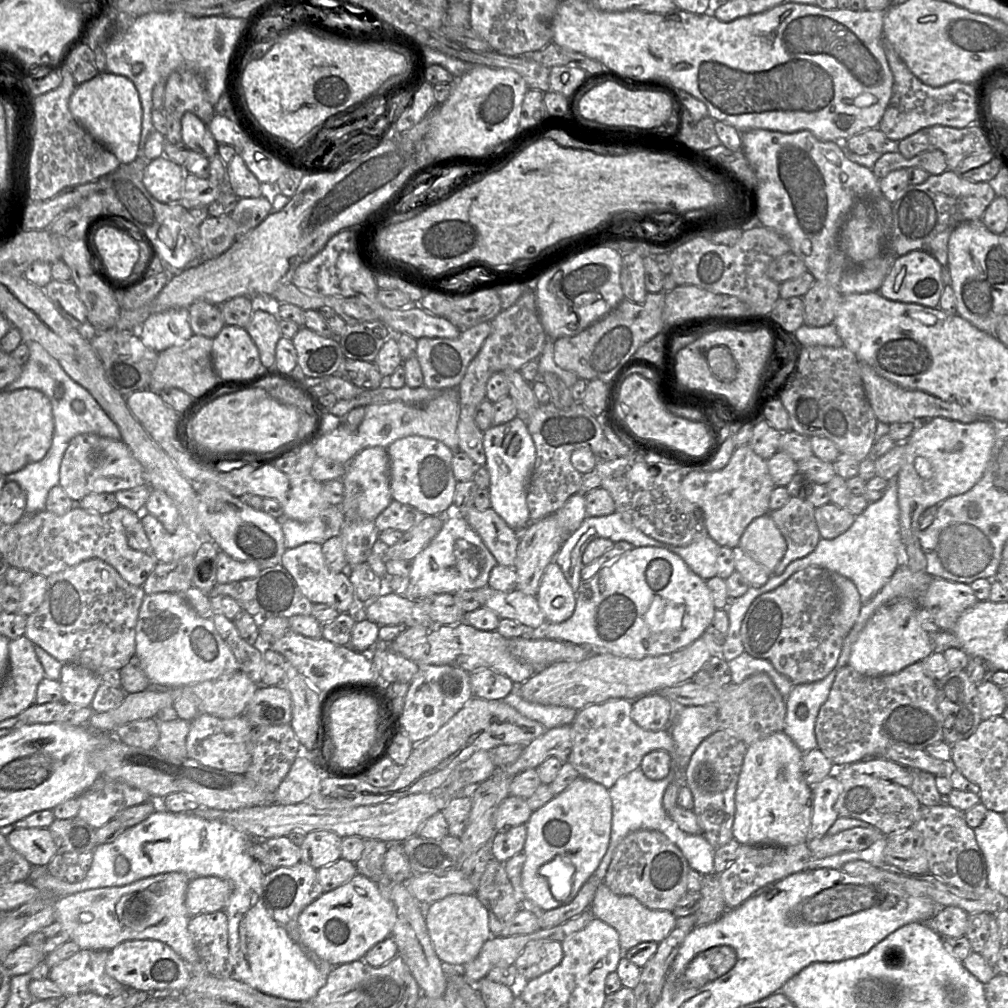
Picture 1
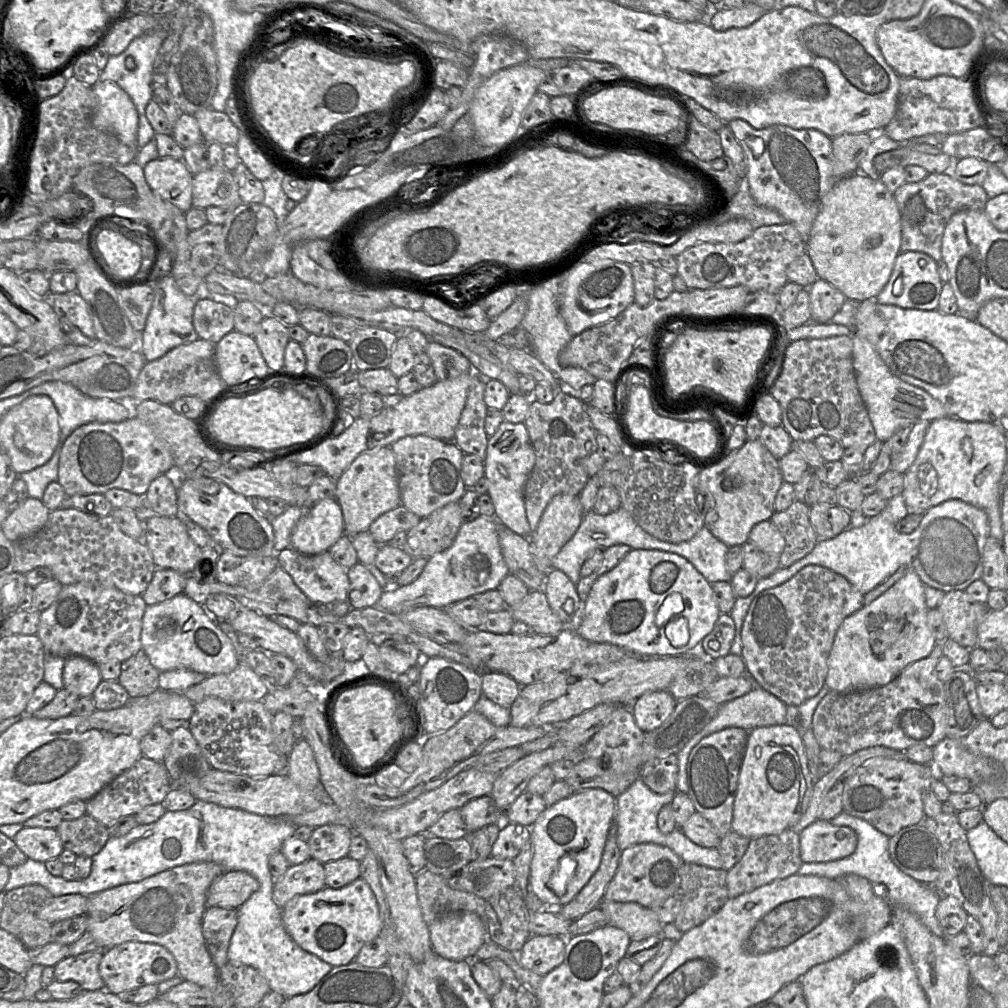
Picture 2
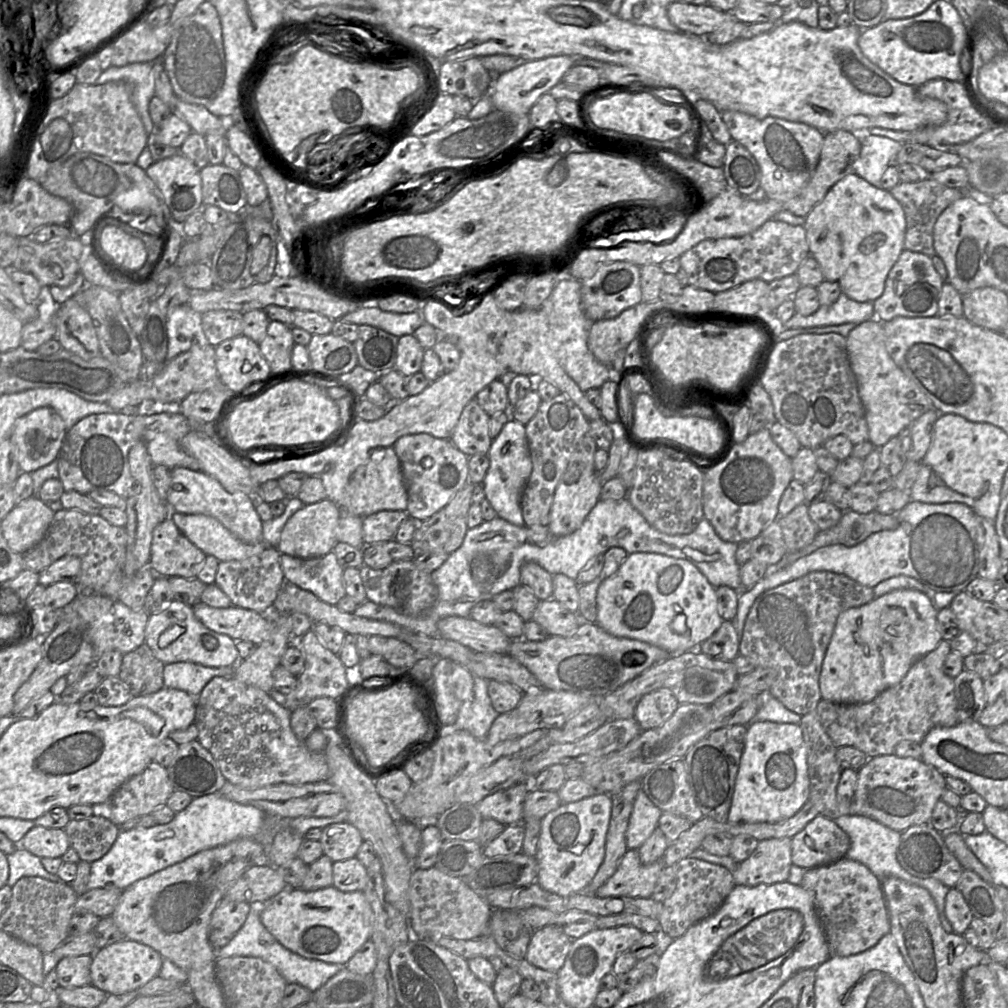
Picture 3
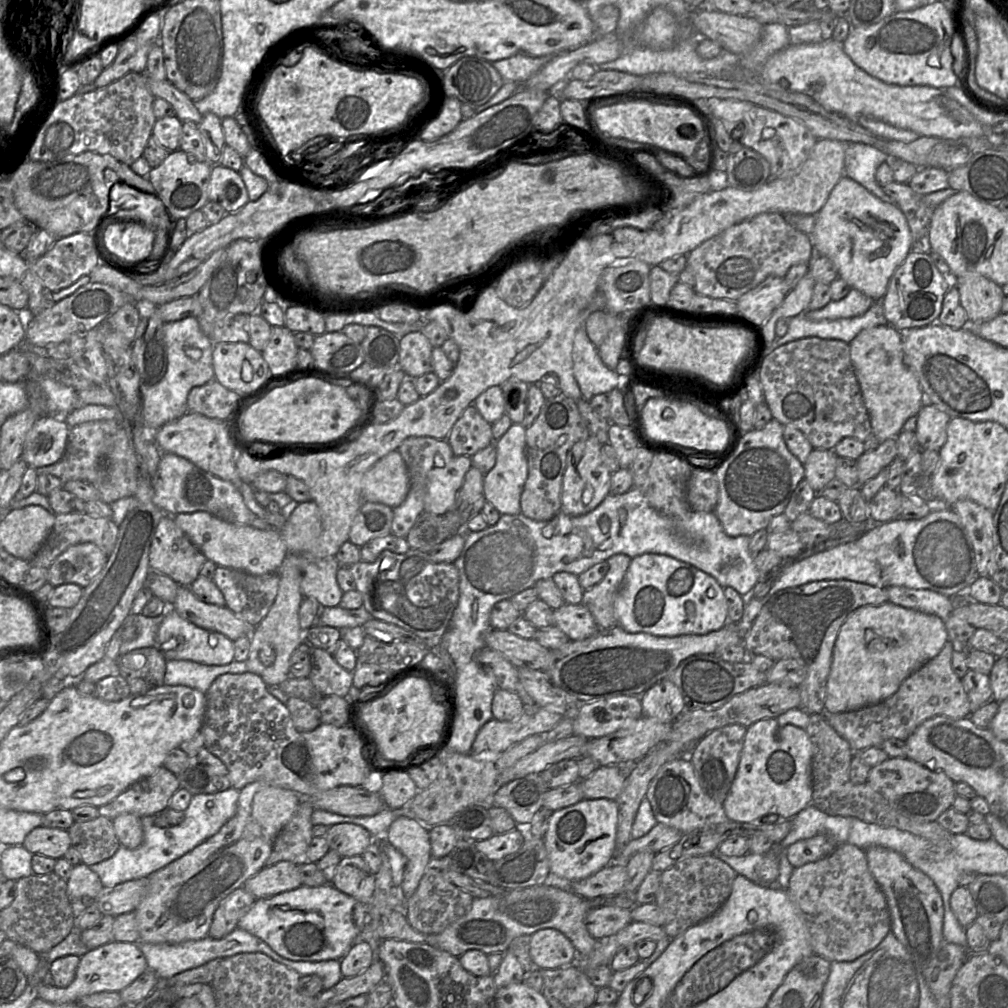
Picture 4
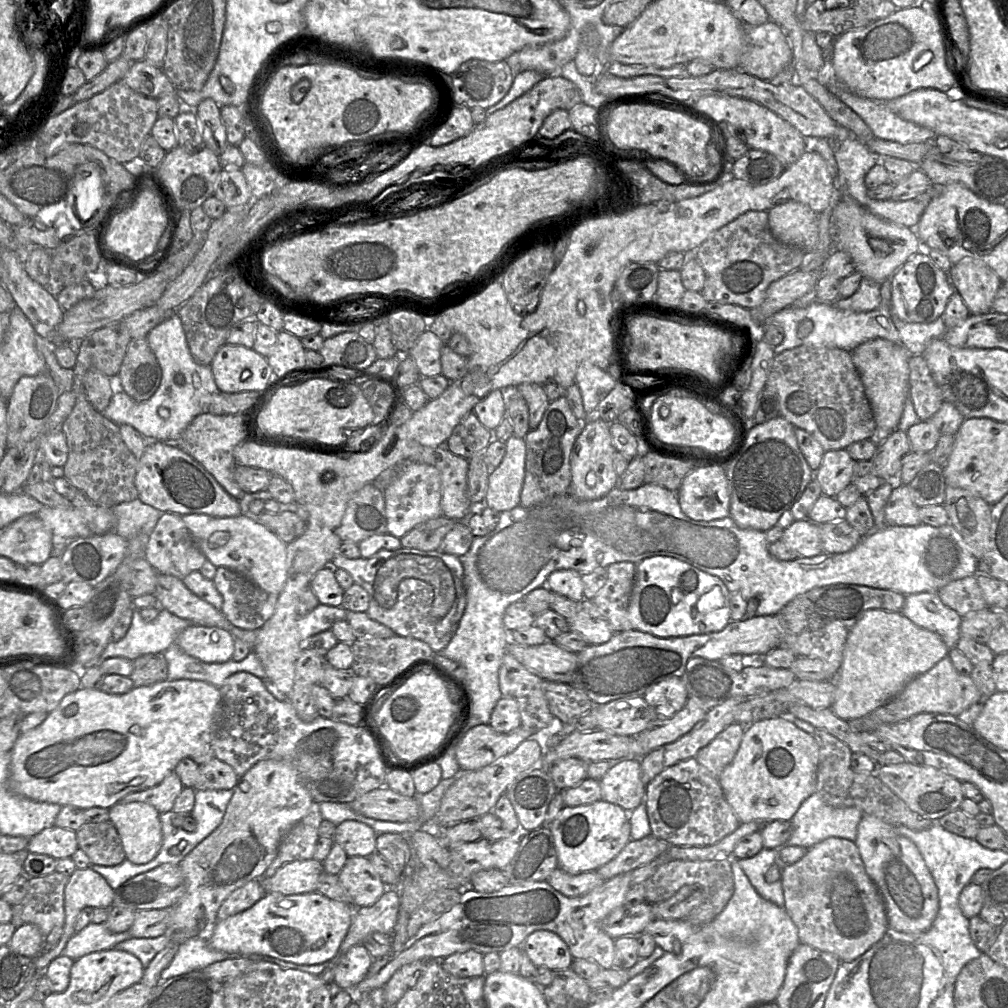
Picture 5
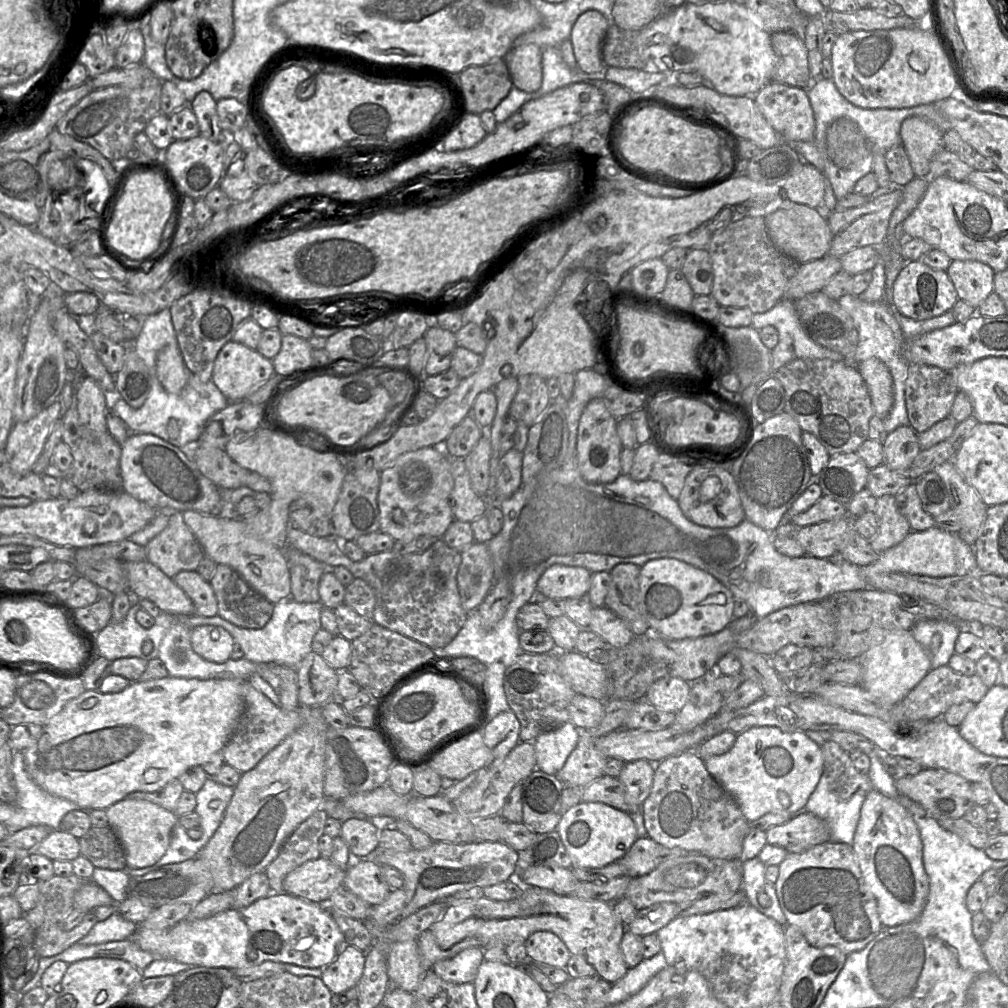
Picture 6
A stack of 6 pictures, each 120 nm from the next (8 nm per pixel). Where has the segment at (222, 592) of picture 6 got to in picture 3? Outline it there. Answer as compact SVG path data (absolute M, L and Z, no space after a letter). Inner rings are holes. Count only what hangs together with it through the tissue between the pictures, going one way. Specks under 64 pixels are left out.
M267 546L259 555L244 560L219 561L215 583L230 598L232 605L268 614L286 580L277 547Z

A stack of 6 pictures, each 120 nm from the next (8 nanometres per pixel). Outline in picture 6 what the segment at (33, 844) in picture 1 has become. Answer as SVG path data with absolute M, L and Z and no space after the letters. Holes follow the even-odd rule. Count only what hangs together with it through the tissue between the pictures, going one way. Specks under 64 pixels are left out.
M61 829L53 830L34 850L50 860L72 862L80 855L79 839Z

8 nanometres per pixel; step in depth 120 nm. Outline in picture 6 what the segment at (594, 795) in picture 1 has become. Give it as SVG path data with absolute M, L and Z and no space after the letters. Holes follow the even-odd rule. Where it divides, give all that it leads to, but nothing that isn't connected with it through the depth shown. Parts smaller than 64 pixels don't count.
M584 802L564 811L556 827L573 867L601 868L624 857L638 839L630 813L602 802Z

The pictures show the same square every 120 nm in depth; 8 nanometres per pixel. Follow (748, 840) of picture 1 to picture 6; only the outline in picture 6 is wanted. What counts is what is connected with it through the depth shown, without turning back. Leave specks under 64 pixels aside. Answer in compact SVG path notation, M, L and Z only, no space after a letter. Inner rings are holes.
M753 727L740 734L730 751L704 761L707 771L733 796L751 823L768 813L796 815L805 809L823 773L820 746L805 732Z

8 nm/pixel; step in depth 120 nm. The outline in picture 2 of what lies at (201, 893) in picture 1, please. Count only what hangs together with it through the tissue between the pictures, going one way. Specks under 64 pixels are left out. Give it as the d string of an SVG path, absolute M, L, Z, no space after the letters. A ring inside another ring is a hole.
M225 871L210 885L206 905L226 909L238 909L259 889L258 880L245 871Z

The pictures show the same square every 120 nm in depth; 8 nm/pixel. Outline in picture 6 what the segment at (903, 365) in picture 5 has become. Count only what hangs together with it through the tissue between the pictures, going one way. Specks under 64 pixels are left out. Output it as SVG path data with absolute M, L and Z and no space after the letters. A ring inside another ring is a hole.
M876 357L857 363L869 391L874 414L883 419L893 405L893 378L887 365Z

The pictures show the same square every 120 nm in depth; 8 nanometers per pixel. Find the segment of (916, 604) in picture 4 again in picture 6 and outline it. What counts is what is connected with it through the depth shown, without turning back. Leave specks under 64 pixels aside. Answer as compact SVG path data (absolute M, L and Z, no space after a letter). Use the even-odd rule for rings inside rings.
M920 620L911 631L915 640L929 654L931 669L936 669L947 665L954 654L961 627L953 621Z

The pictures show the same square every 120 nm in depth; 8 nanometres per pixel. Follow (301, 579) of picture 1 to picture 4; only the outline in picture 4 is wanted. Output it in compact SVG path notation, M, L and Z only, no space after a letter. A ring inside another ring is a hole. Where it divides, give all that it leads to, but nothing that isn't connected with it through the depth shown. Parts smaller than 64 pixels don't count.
M336 557L308 561L300 583L304 598L314 599L322 608L339 606L344 594L337 582L340 567Z

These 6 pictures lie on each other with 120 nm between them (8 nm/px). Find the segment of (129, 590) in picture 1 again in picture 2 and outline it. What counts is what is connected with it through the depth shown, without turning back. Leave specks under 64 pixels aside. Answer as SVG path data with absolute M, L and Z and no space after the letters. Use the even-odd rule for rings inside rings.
M93 582L63 585L52 604L41 612L36 635L51 655L83 656L96 664L110 660L123 662L142 649L142 619L146 607L142 596L125 594L116 588Z

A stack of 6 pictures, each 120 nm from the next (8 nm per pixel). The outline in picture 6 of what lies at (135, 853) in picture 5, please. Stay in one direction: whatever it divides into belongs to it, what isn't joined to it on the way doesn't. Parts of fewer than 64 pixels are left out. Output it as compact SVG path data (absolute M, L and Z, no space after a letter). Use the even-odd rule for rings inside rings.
M142 799L120 800L106 810L108 826L117 834L125 853L126 866L144 868L154 865L167 851L171 831L178 822L178 816L151 801Z

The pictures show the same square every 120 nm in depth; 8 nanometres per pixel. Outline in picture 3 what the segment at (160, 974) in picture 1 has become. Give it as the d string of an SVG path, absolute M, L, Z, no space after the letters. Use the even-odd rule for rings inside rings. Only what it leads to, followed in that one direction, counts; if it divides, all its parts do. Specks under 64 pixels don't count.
M123 939L95 951L90 967L91 985L108 995L120 995L148 983L158 976L163 957L153 948L134 940Z

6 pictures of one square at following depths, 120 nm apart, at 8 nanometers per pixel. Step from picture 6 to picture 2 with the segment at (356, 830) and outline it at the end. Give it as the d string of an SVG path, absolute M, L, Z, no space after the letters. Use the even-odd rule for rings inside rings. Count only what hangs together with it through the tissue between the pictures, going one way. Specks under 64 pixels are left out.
M342 825L314 828L307 842L311 858L326 864L347 857L352 835L352 830Z

